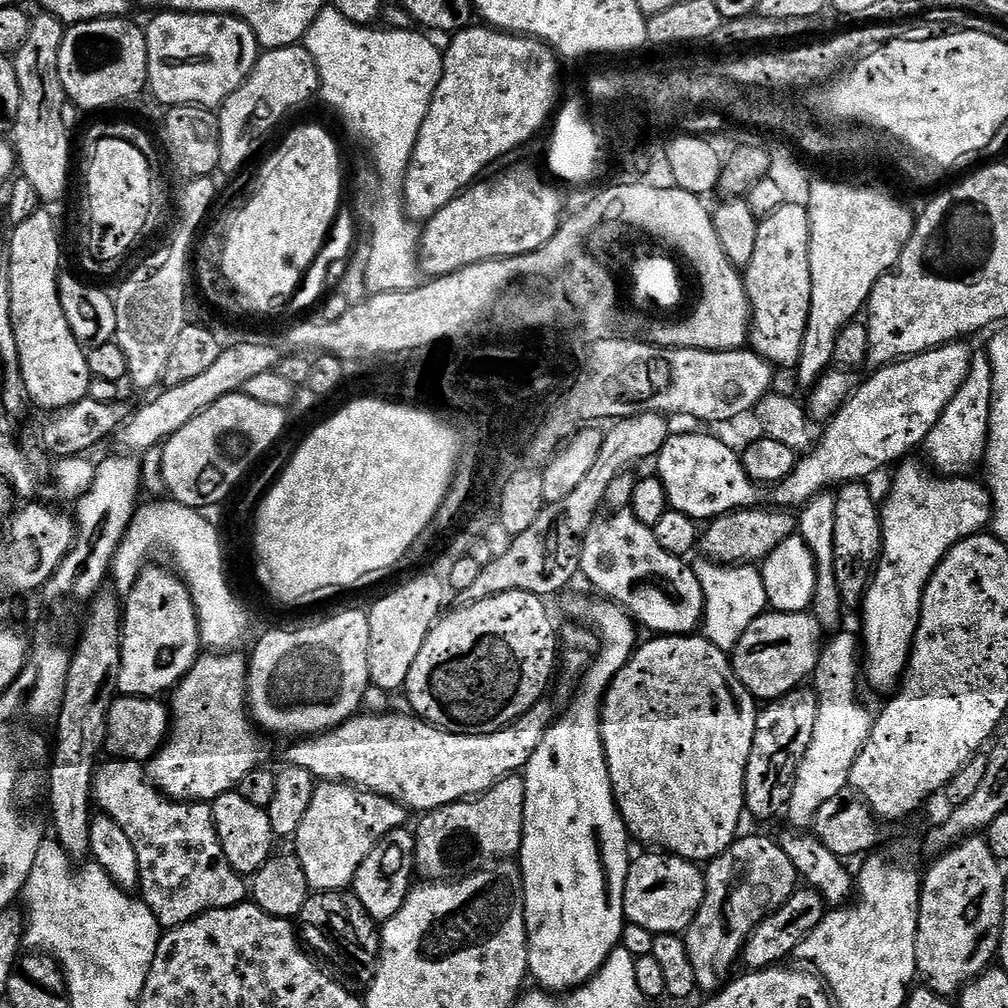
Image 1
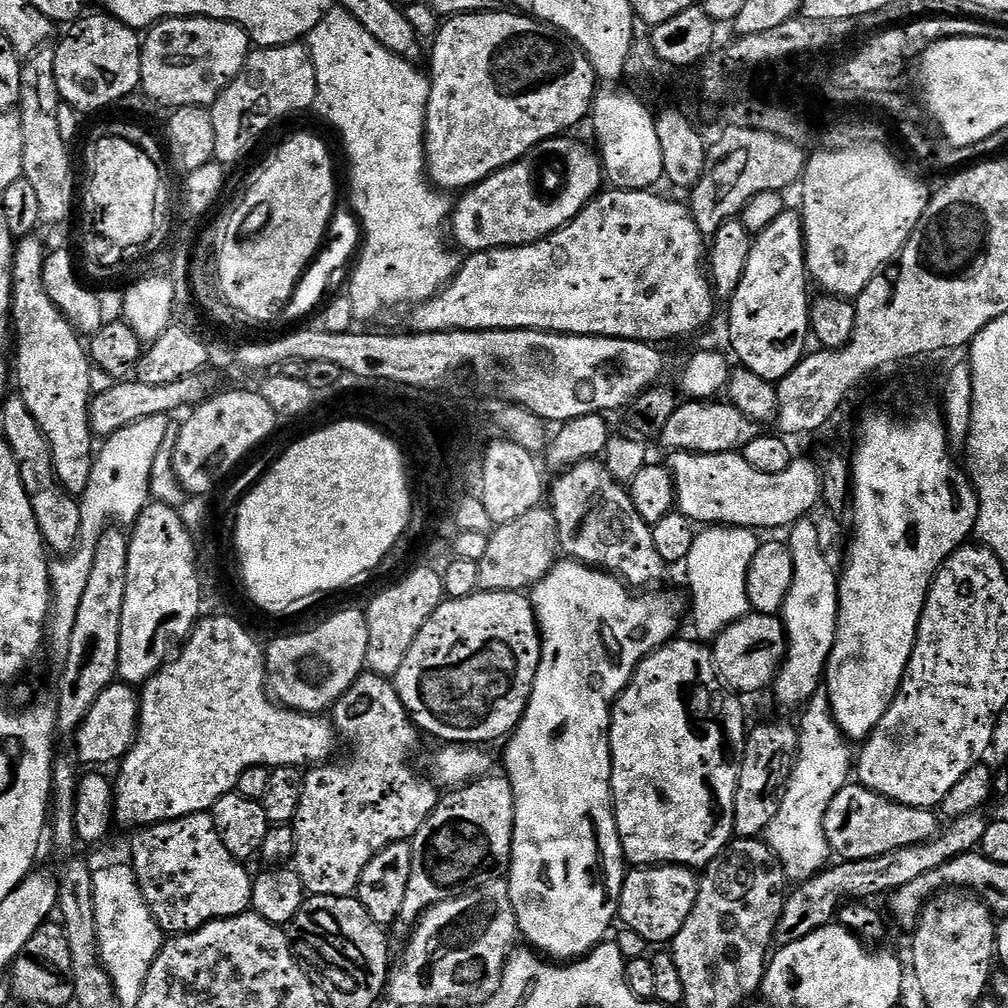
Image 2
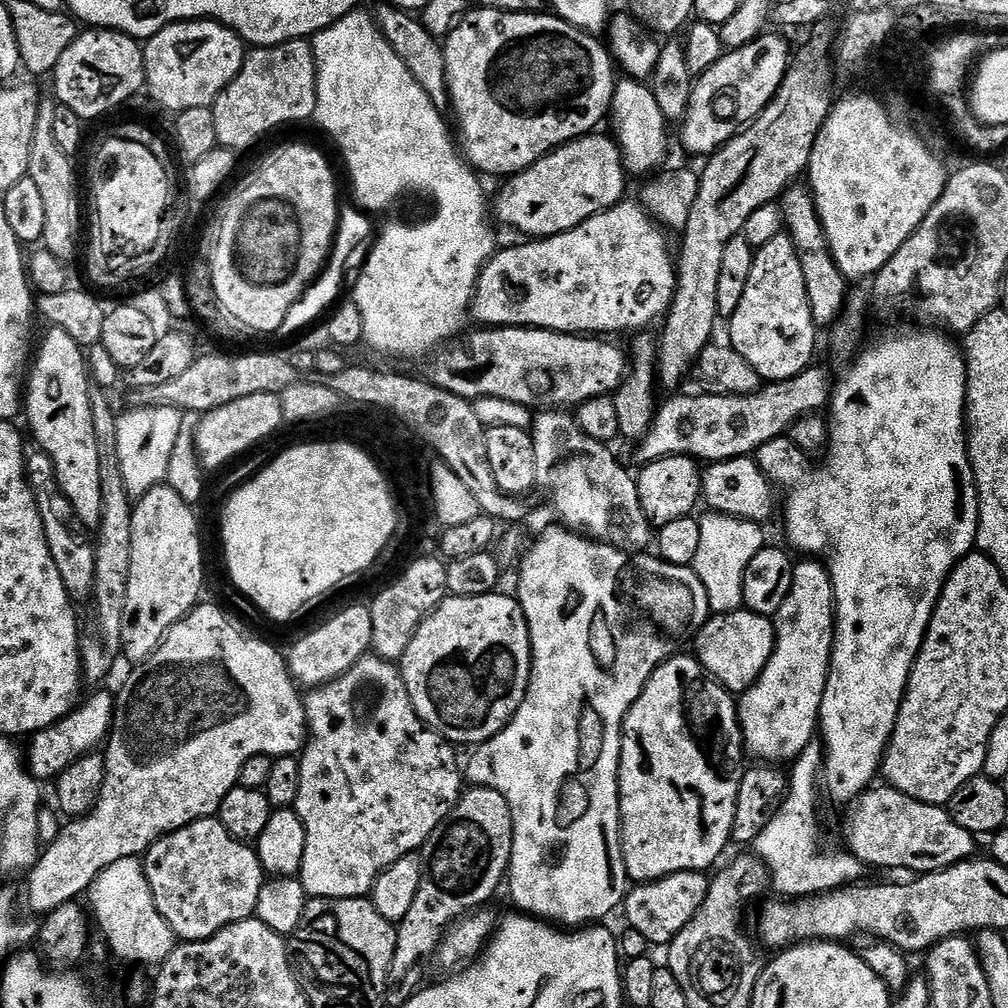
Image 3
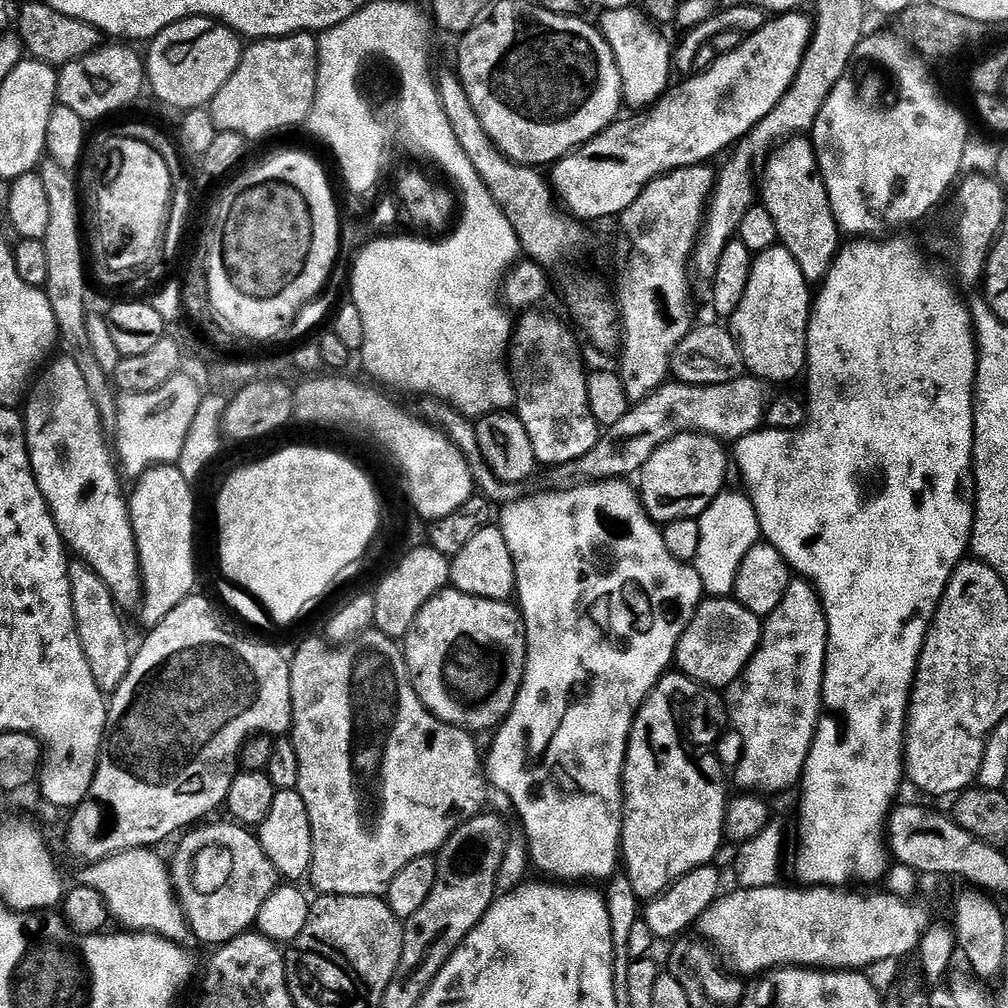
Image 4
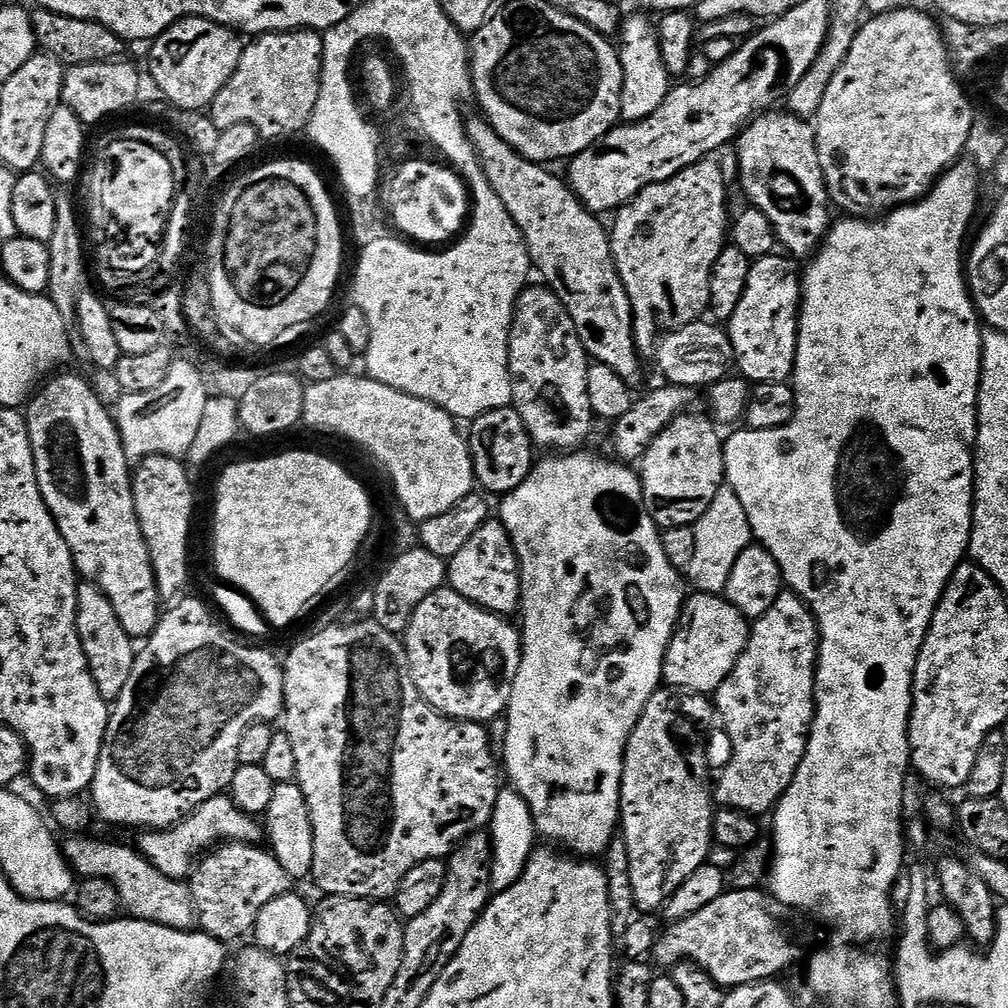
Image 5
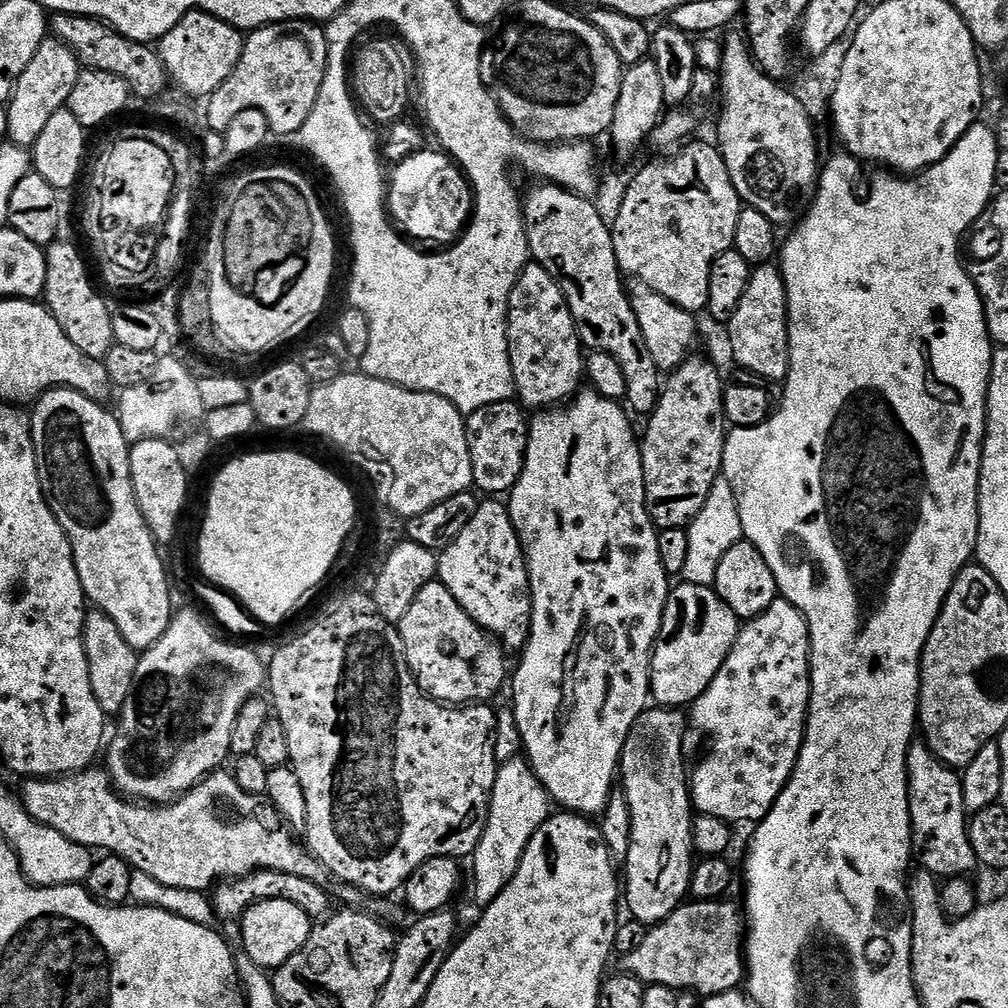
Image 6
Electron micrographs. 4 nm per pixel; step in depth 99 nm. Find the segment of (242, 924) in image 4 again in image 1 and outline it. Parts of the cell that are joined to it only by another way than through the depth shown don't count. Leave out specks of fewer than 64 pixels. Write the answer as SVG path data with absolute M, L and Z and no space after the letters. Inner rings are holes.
M115 758L107 762L109 764L101 763L96 769L96 779L92 781L92 798L95 807L116 822L122 828L122 834L130 838L130 846L134 846L134 854L138 856L139 895L160 923L161 929L176 928L210 910L232 908L236 904L245 903L245 881L226 862L218 842L211 803L169 800L164 793L153 788L143 763Z

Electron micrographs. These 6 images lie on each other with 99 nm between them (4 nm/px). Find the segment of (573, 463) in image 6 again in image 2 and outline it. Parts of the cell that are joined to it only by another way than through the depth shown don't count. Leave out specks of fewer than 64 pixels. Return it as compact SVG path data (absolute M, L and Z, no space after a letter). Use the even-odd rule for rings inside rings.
M564 558L553 566L550 574L546 574L546 578L539 580L530 592L532 608L536 612L536 623L540 625L540 665L528 699L528 709L524 711L524 717L517 724L516 731L511 733L507 741L508 749L504 752L505 769L503 768L503 771L514 790L514 802L516 803L516 821L512 835L512 863L506 869L506 879L512 905L516 911L519 935L523 939L525 936L529 940L525 941L533 949L539 950L545 957L556 962L578 960L587 952L597 948L599 944L605 943L609 939L608 931L611 930L612 923L617 923L618 920L620 895L626 875L626 861L620 845L620 835L616 829L616 814L612 807L612 747L608 737L612 725L612 706L617 696L626 690L638 665L650 653L657 652L662 645L669 643L679 633L676 631L680 628L680 619L683 616L685 619L686 616L686 596L684 604L682 593L652 591L656 590L637 594L619 576L613 576L610 572L594 568L591 564L582 564L578 560Z

